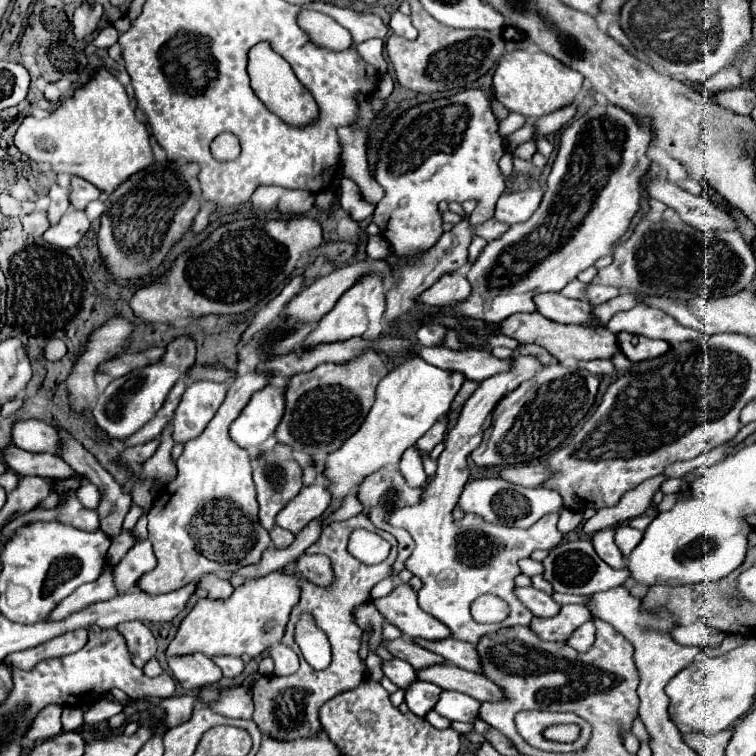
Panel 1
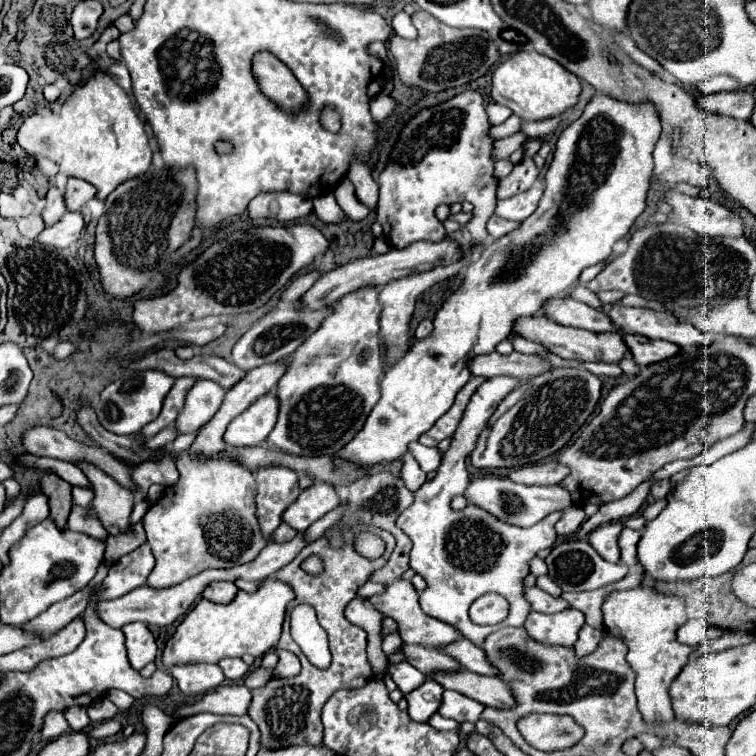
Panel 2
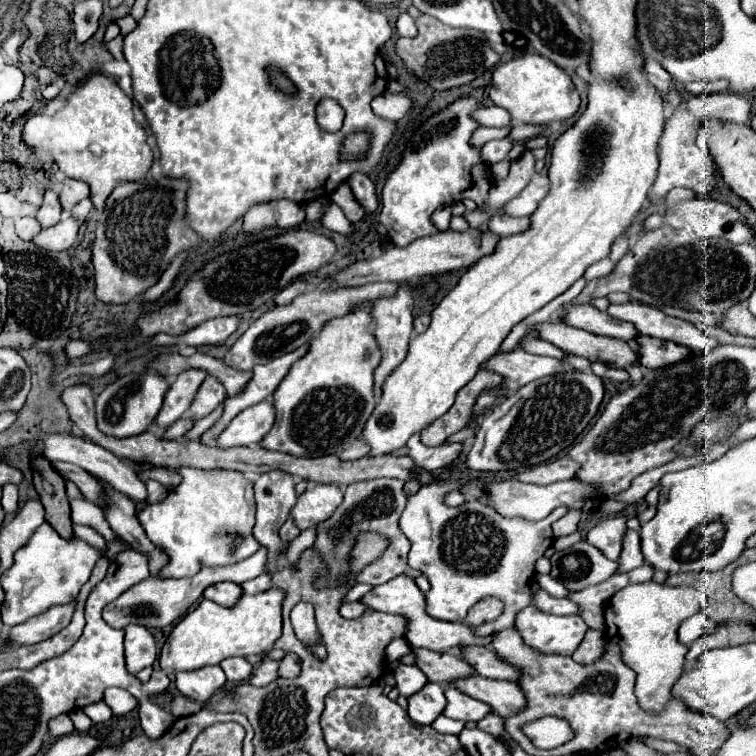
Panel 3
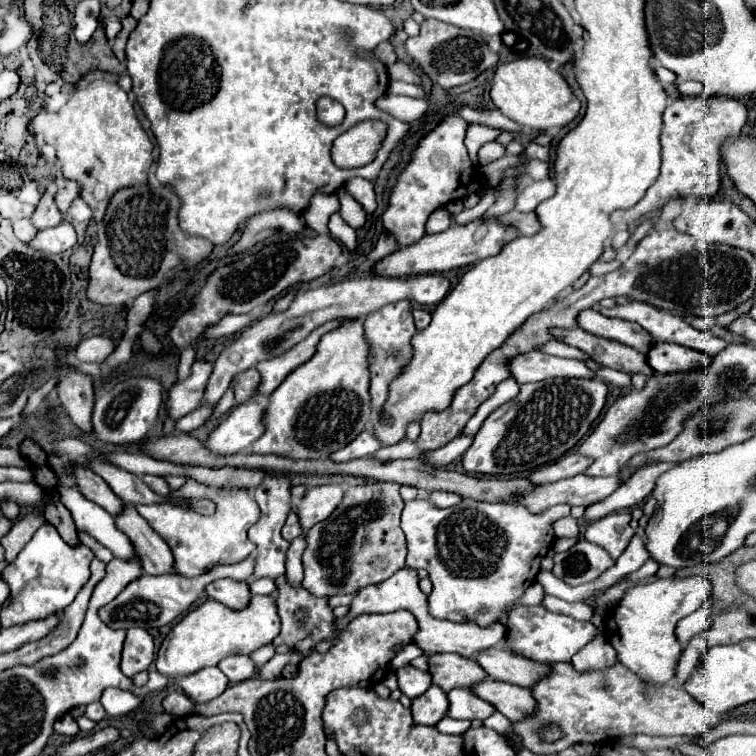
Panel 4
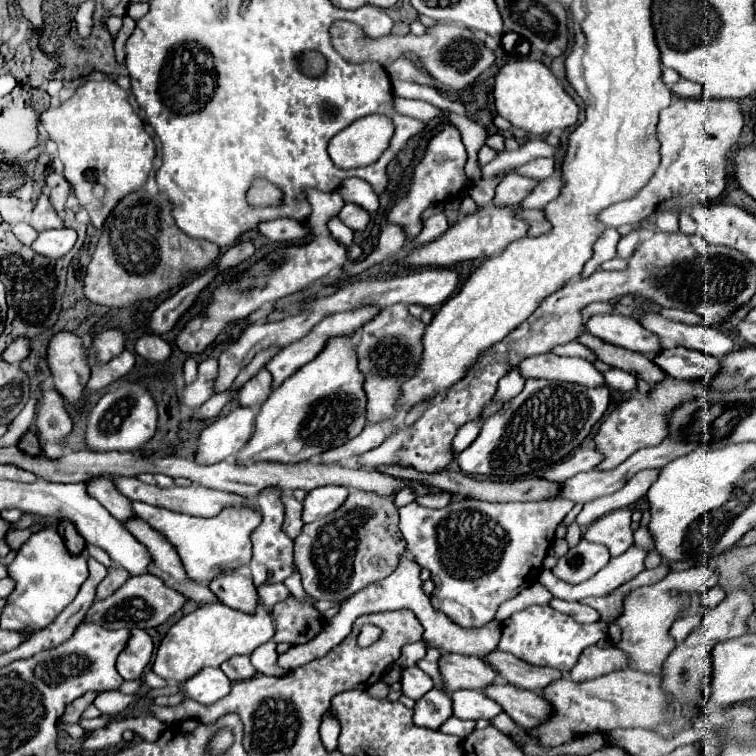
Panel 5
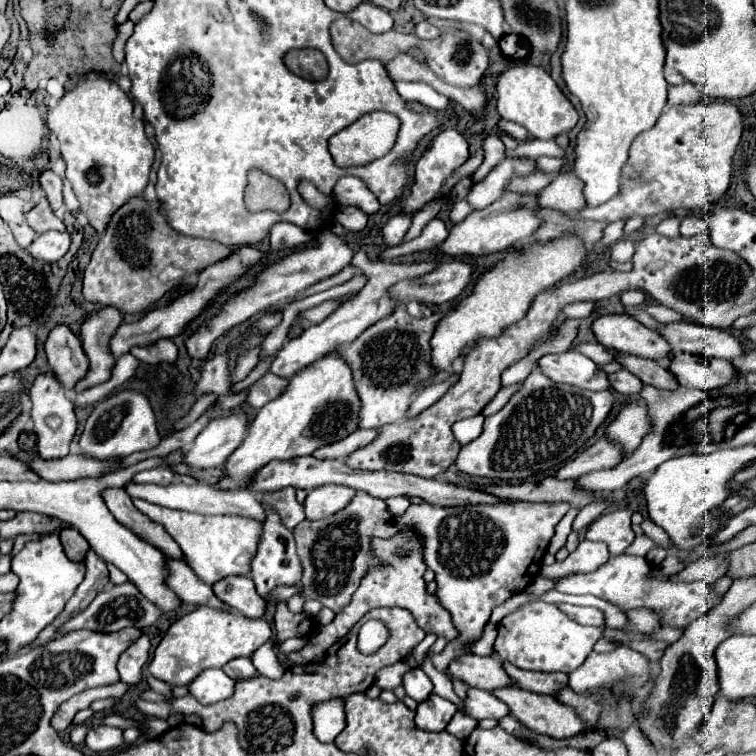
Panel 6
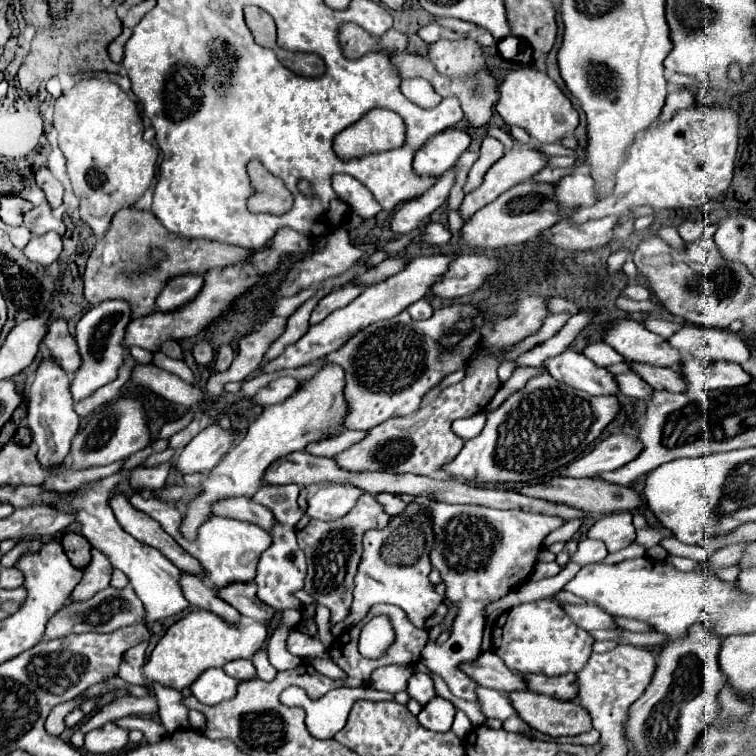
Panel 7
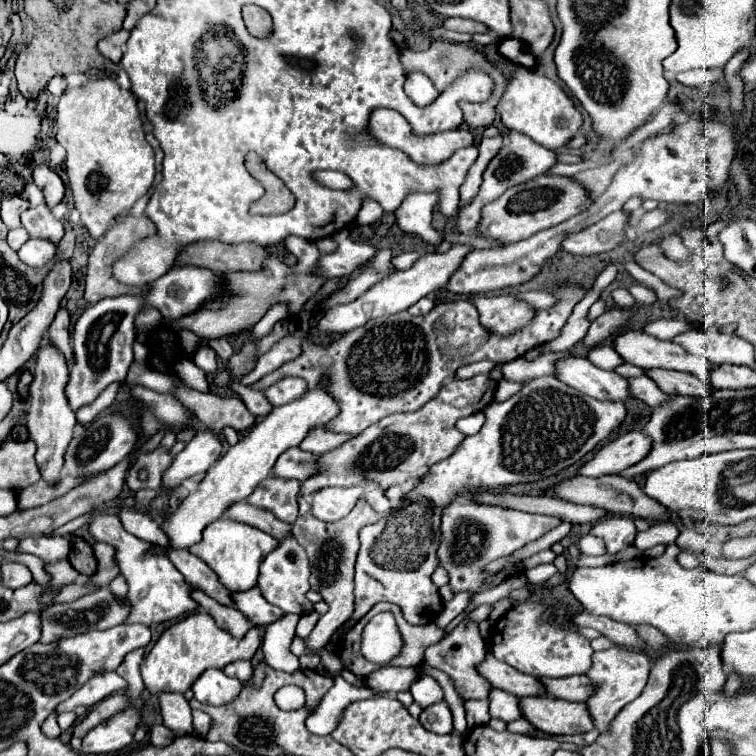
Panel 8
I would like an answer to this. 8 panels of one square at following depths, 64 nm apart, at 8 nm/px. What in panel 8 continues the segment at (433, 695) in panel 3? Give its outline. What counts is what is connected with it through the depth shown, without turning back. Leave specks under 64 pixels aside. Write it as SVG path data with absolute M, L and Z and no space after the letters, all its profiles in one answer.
M440 700L428 708L422 710L420 714L420 724L436 734L448 734L452 732L452 712L446 704L446 700Z

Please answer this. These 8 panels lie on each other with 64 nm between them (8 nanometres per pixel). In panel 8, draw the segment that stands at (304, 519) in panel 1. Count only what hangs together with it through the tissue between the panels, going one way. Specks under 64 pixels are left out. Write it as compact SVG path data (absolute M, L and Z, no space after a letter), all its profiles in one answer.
M362 486L352 488L322 488L312 496L312 514L324 522L342 520L362 496Z

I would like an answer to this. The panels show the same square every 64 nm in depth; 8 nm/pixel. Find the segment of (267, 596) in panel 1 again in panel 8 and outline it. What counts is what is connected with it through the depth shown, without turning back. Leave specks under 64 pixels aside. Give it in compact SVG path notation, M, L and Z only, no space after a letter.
M194 612L176 624L172 624L160 640L154 644L150 654L142 662L142 680L152 694L160 692L186 692L196 678L208 668L224 668L236 660L250 660L262 642L262 630L252 626L248 636L236 640L230 632L224 632L212 616L206 612Z

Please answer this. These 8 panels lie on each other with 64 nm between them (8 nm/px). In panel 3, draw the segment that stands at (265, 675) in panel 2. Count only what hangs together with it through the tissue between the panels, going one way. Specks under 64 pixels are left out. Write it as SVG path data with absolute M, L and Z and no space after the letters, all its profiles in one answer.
M262 660L262 664L254 670L254 674L248 678L252 686L268 686L272 680L278 678L278 660Z

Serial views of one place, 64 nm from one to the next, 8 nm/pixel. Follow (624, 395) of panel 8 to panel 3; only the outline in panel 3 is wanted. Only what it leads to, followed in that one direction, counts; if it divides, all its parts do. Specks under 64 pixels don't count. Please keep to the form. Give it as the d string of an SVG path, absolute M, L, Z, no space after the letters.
M512 350L510 354L498 352L492 358L488 358L482 364L482 368L504 376L506 380L516 382L518 386L524 386L524 384L528 384L536 378L542 378L542 376L552 376L552 374L566 370L564 364L556 358L534 356L524 350Z

